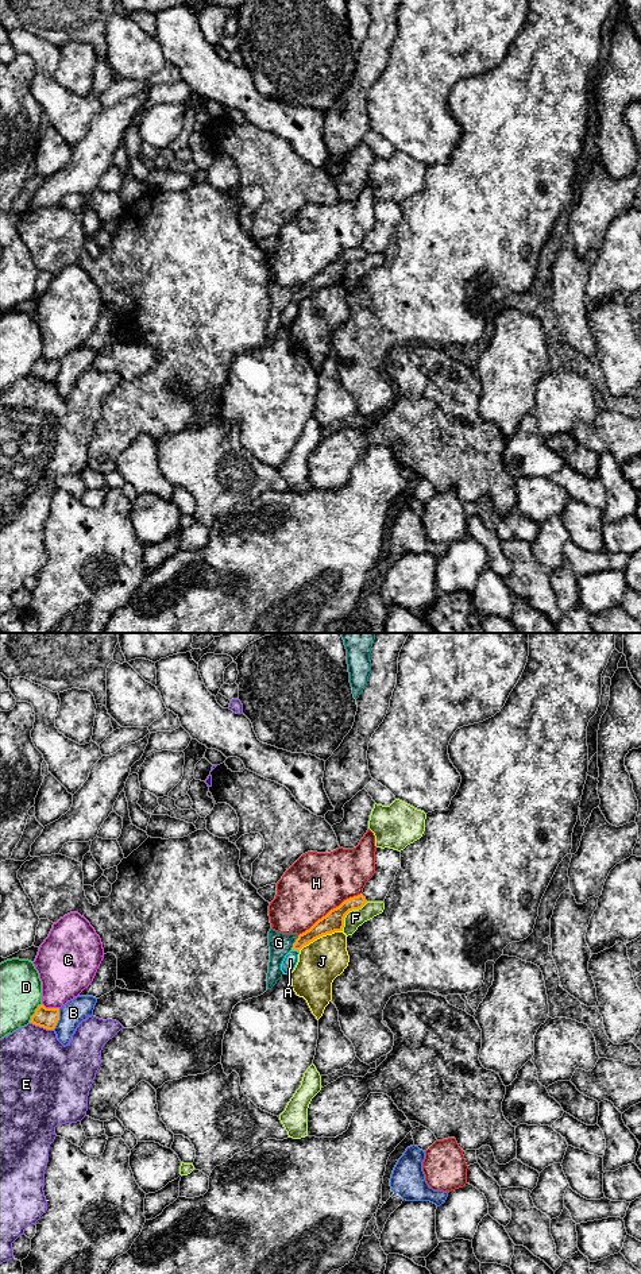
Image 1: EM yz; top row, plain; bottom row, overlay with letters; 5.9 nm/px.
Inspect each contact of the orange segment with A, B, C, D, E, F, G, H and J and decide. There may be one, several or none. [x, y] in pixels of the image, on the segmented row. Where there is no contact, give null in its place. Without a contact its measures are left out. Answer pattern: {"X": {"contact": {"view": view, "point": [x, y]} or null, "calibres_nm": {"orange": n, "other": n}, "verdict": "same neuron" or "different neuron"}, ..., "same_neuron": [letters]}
{"A": {"contact": {"view": "yz", "point": [296, 949]}, "calibres_nm": {"orange": 110, "other": 90}, "verdict": "different neuron"}, "B": {"contact": {"view": "yz", "point": [58, 1019]}, "calibres_nm": {"orange": 130, "other": 150}, "verdict": "different neuron"}, "C": {"contact": {"view": "yz", "point": [50, 1008]}, "calibres_nm": {"orange": 130, "other": 320}, "verdict": "different neuron"}, "D": {"contact": {"view": "yz", "point": [35, 1012]}, "calibres_nm": {"orange": 130, "other": 260}, "verdict": "different neuron"}, "E": {"contact": {"view": "yz", "point": [42, 1026]}, "calibres_nm": {"orange": 130, "other": 420}, "verdict": "different neuron"}, "F": {"contact": {"view": "yz", "point": [348, 911]}, "calibres_nm": {"orange": 120, "other": 110}, "verdict": "different neuron"}, "G": {"contact": {"view": "yz", "point": [294, 942]}, "calibres_nm": {"orange": 120, "other": 130}, "verdict": "different neuron"}, "H": {"contact": {"view": "yz", "point": [331, 910]}, "calibres_nm": {"orange": 120, "other": 360}, "verdict": "different neuron"}, "J": {"contact": {"view": "yz", "point": [320, 935]}, "calibres_nm": {"orange": 120, "other": 260}, "verdict": "different neuron"}, "same_neuron": []}

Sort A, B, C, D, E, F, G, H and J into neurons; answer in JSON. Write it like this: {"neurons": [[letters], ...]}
{"neurons": [["A"], ["B"], ["C"], ["D"], ["E"], ["F"], ["G"], ["H"], ["J"]]}

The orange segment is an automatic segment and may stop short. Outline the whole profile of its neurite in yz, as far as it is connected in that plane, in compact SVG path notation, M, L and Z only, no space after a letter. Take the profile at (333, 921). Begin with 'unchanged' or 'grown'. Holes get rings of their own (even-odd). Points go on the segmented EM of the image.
unchanged; M362 893L344 900L339 907L331 910L325 916L318 919L309 930L300 934L291 950L300 951L304 946L323 935L343 931L345 915L352 910L362 908L366 903L367 900Z

